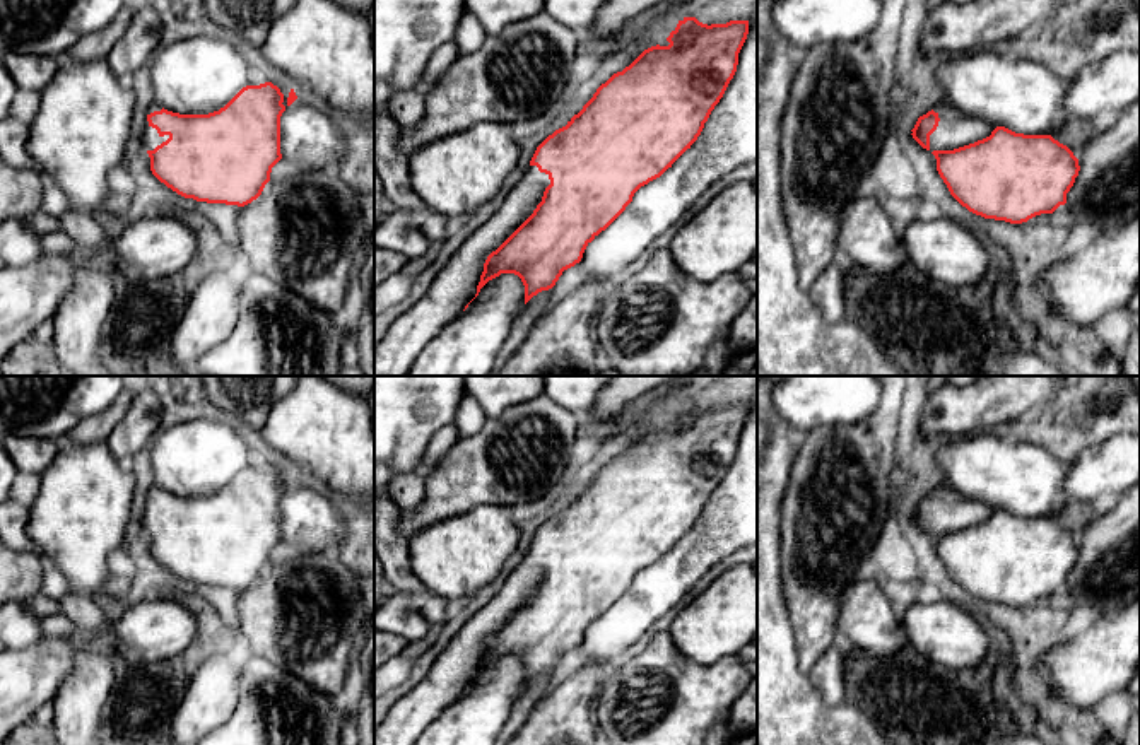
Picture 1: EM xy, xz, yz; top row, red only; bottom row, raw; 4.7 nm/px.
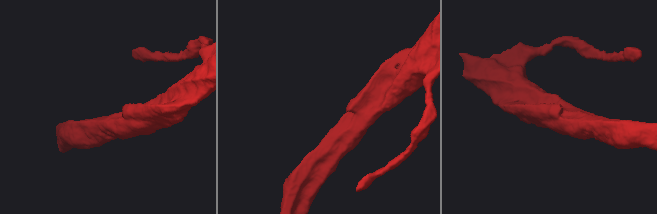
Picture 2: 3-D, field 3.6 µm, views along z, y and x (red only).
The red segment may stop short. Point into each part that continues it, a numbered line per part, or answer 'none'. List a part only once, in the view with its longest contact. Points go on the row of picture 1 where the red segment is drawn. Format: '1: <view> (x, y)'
1: xz (455, 286)

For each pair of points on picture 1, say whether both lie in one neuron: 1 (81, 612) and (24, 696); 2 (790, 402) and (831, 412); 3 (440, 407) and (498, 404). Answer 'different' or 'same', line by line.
1: different
2: same
3: different

